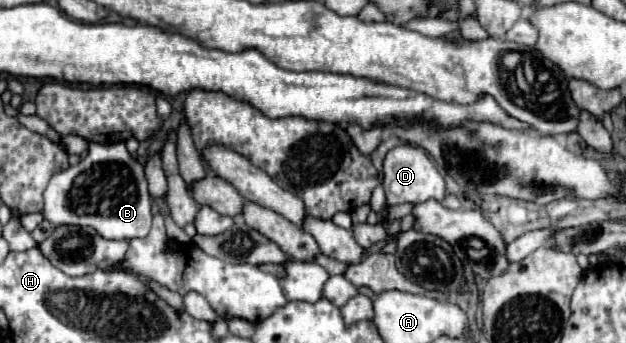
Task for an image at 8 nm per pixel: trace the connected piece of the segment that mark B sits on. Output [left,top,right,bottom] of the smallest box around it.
[43,142,153,240]

